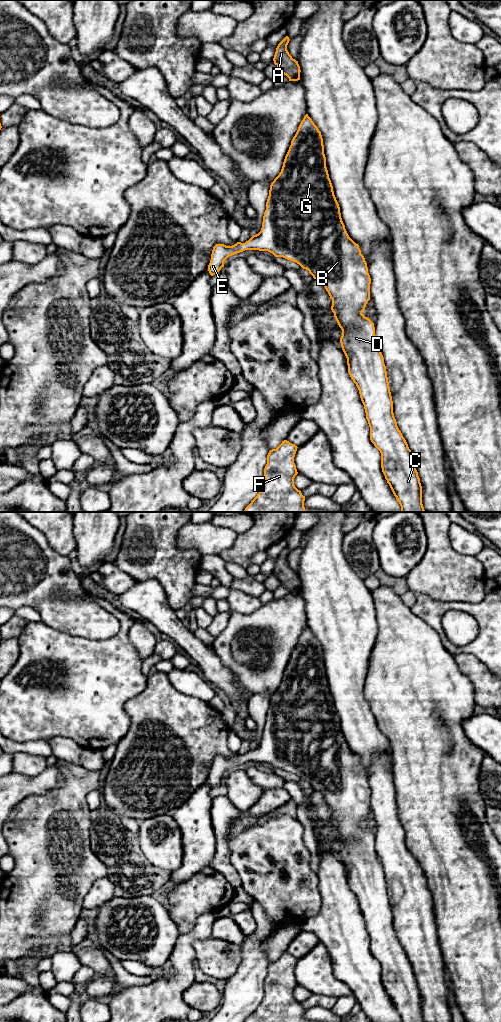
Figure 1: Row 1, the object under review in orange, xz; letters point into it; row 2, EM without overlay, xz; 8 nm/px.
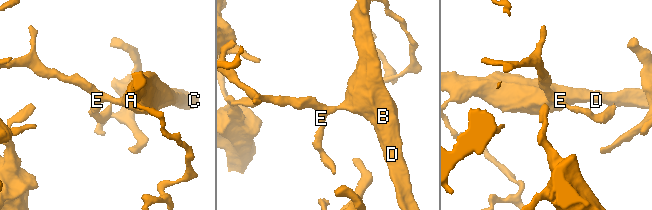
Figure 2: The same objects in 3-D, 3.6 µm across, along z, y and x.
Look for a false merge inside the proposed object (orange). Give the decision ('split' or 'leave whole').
leave whole

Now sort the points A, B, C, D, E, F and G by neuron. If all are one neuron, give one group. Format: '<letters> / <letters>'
A B C D E F G

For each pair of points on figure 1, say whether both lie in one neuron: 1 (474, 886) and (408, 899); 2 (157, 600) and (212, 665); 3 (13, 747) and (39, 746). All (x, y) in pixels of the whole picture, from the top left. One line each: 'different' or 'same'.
1: different
2: same
3: same

